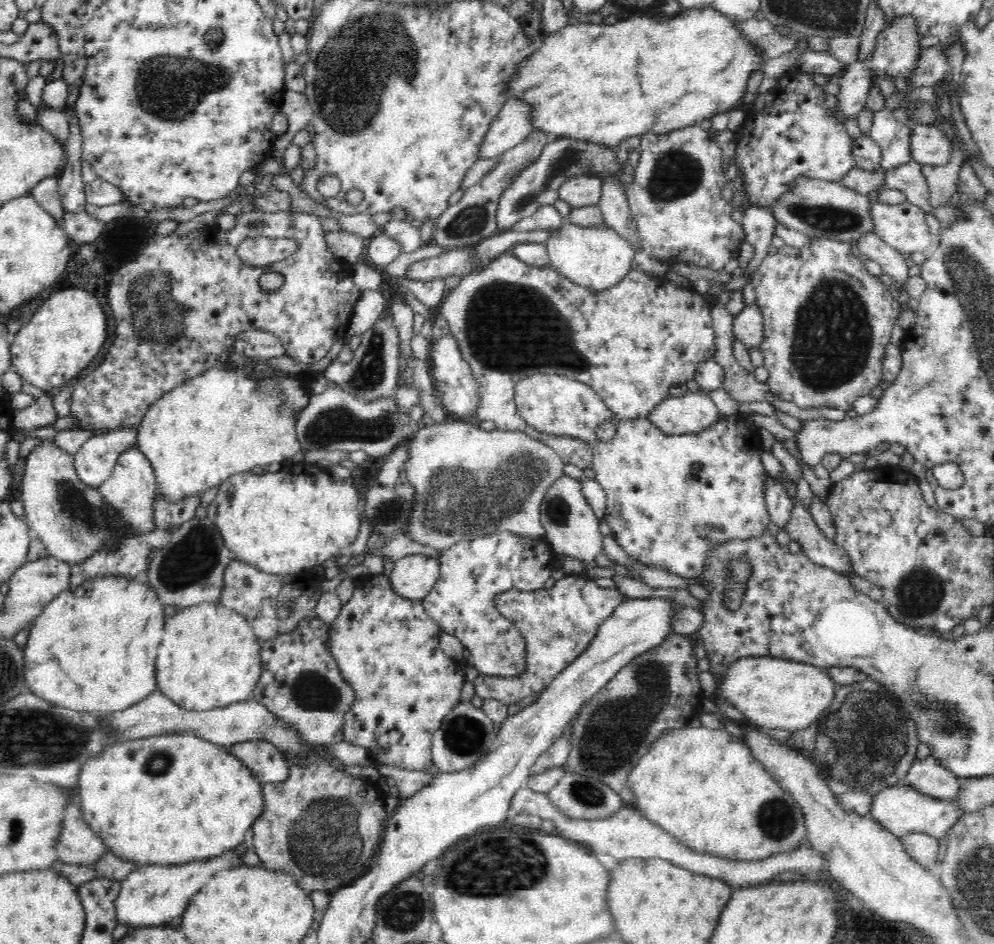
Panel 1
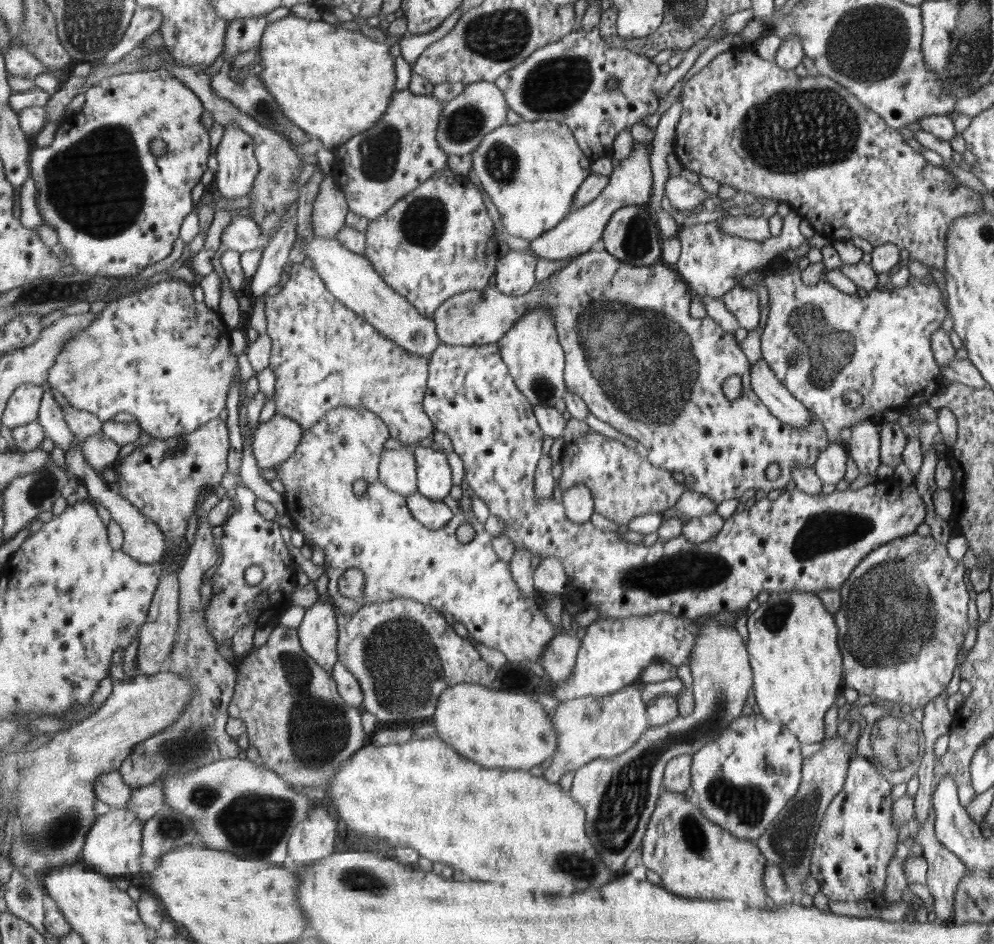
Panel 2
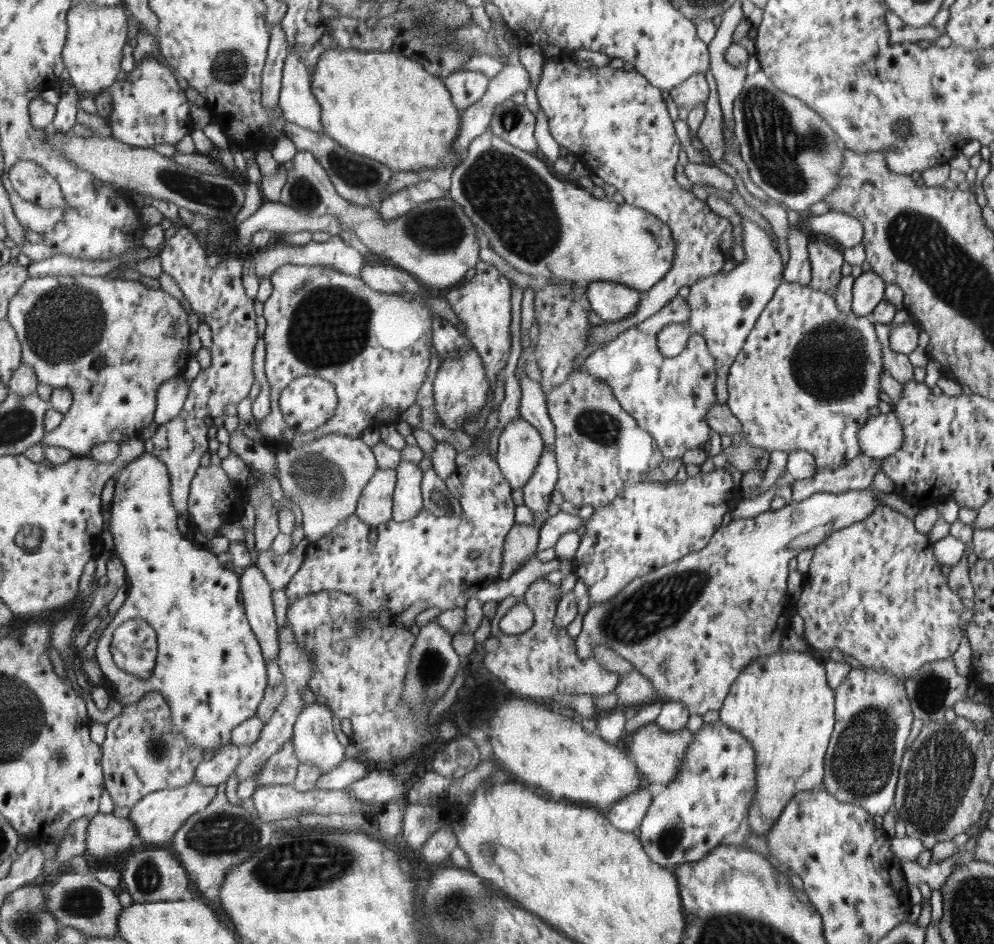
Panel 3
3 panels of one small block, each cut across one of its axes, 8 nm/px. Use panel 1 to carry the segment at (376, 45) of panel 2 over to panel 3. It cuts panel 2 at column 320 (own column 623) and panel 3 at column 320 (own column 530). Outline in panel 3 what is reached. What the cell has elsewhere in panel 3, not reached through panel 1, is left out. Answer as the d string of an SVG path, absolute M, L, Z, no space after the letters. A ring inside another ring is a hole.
M337 45L320 56L311 74L311 87L321 106L323 132L350 152L377 160L391 171L453 168L462 160L454 142L460 135L462 112L451 99L444 79L430 74L419 62L394 52L368 52Z

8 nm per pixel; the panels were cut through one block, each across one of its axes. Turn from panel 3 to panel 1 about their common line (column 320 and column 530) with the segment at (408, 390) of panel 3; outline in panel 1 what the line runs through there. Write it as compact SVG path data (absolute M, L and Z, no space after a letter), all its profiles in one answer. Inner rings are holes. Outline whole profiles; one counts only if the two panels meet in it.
M506 252L501 256L488 261L485 268L480 273L472 273L469 276L460 278L459 284L453 289L448 290L446 298L442 300L440 306L440 314L446 318L449 324L449 332L459 344L460 352L470 365L472 375L479 384L479 407L475 412L478 420L490 420L496 424L496 429L501 431L520 431L532 437L533 439L544 442L549 447L551 446L564 460L565 464L574 464L578 468L588 468L593 463L593 452L590 444L583 440L574 437L566 438L563 435L538 436L538 432L534 426L528 425L526 421L517 413L517 406L514 402L514 386L516 382L536 374L546 375L561 375L571 379L576 379L581 383L587 384L596 394L600 395L600 399L604 401L604 406L608 407L611 412L611 418L618 419L648 419L650 413L662 400L670 397L670 388L677 386L679 383L692 381L695 376L697 367L707 358L714 356L716 352L716 343L714 343L714 329L712 328L712 305L707 301L707 298L702 294L693 292L692 288L682 289L671 284L670 281L659 280L654 275L641 271L640 269L630 270L628 275L622 280L616 282L612 288L606 288L601 292L592 291L590 288L584 288L579 284L574 284L571 279L564 277L550 265L546 267L531 267L518 258L515 258L510 252Z

